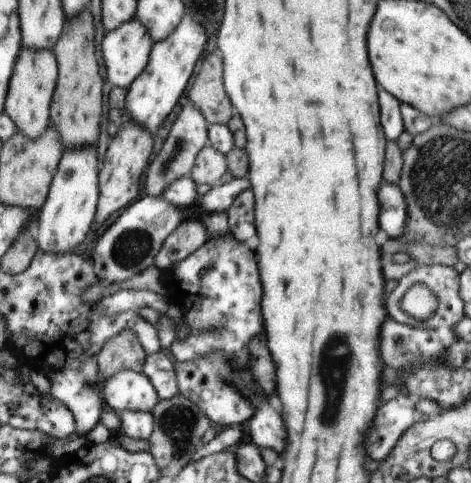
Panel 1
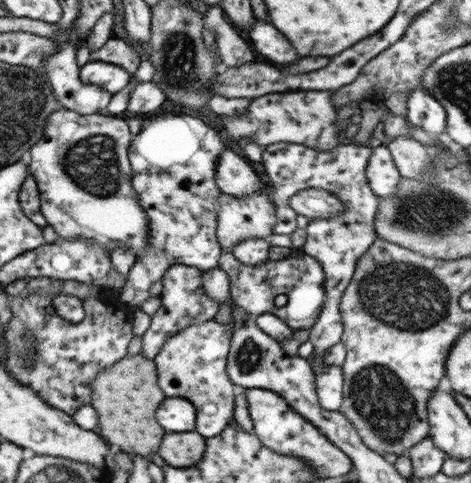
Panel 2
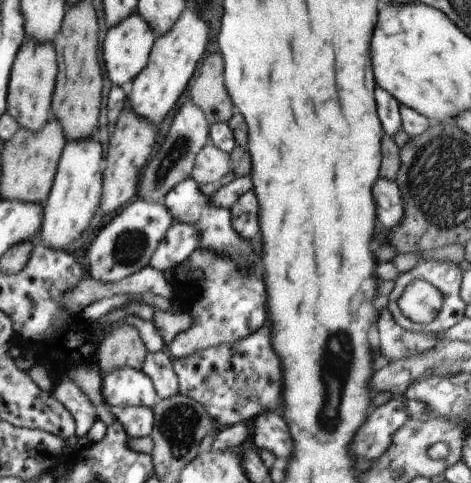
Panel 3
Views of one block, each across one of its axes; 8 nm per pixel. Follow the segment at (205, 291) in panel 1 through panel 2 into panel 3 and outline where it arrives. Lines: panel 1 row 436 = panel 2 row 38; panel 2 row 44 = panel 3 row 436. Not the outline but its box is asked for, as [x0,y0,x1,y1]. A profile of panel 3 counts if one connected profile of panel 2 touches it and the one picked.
[253,410,291,458]

